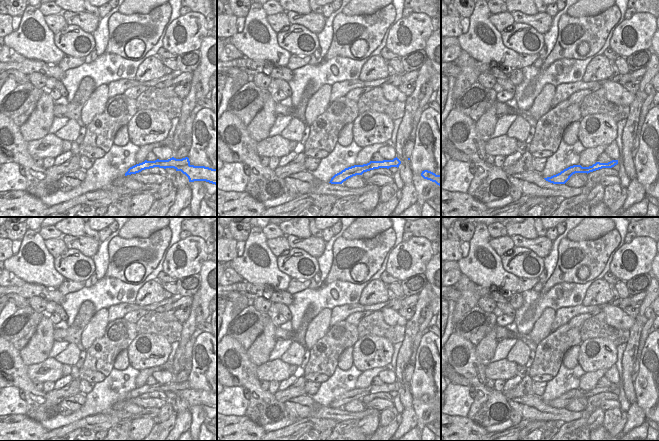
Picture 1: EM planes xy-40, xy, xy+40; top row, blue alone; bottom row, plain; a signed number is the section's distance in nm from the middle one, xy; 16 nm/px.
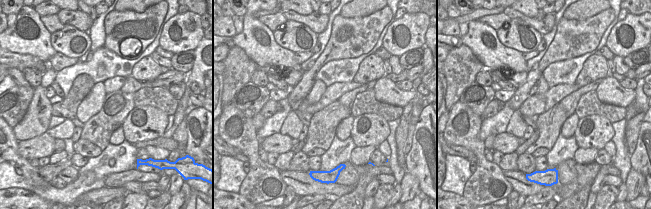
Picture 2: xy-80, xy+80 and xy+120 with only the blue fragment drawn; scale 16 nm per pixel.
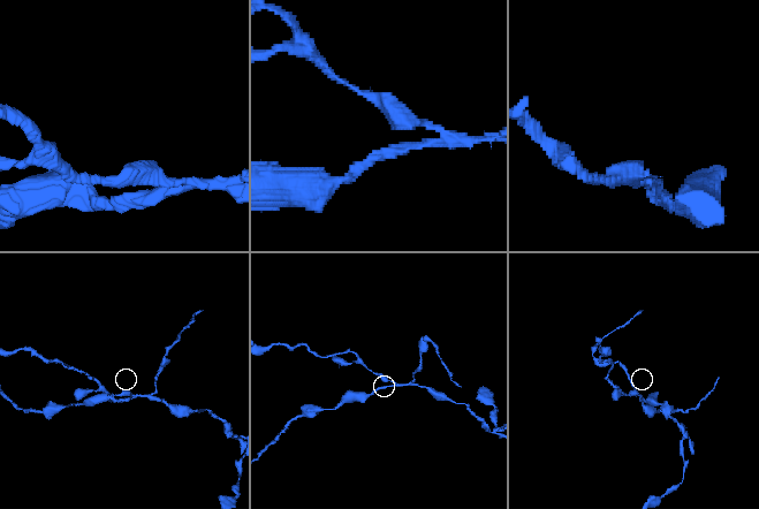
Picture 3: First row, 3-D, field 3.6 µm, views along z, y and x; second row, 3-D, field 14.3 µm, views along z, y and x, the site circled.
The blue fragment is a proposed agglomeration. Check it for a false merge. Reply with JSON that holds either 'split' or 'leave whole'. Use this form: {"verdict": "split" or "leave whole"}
{"verdict": "split"}

